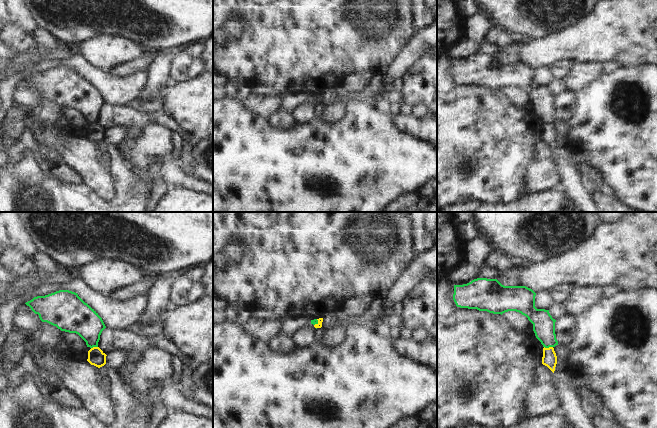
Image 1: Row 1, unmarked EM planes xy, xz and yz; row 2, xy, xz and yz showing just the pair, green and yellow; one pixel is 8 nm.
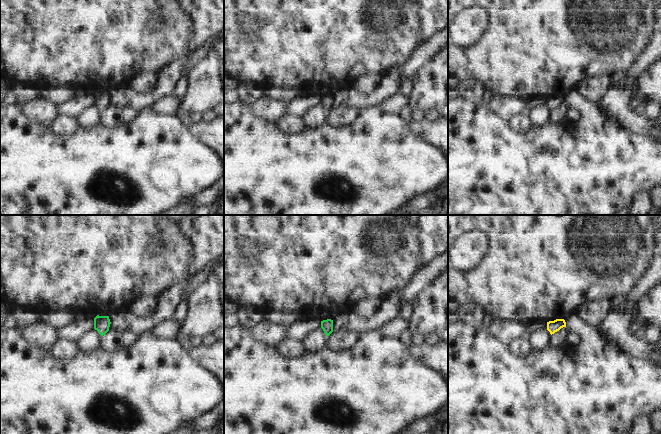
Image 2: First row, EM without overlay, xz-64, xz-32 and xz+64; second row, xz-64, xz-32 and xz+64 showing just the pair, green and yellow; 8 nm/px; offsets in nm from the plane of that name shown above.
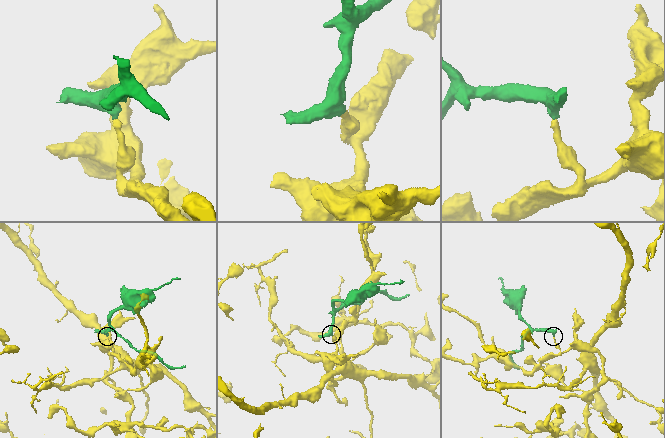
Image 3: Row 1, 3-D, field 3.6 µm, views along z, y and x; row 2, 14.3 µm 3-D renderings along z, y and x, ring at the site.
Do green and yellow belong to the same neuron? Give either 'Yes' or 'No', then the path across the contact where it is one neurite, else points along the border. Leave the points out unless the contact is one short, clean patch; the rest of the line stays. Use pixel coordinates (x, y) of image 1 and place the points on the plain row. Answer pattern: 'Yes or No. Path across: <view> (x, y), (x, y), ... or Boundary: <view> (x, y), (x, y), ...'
No. Boundary: yz (544, 122), (552, 123).

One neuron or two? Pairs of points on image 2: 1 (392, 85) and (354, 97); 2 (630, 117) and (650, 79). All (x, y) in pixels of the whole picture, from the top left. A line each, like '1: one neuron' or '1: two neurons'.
1: one neuron
2: two neurons

